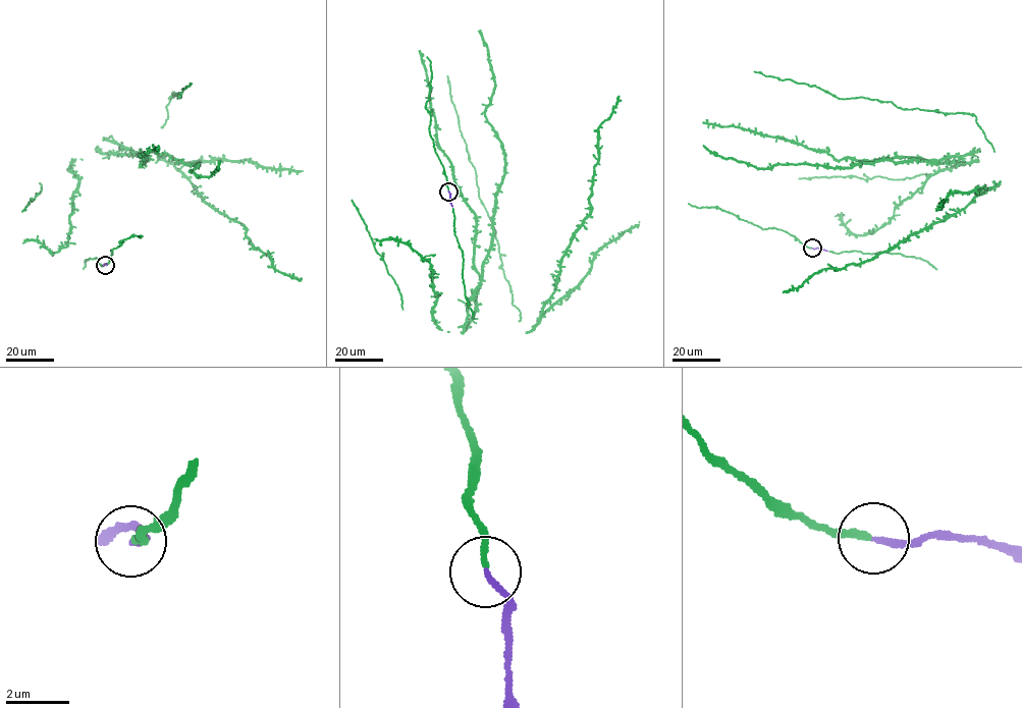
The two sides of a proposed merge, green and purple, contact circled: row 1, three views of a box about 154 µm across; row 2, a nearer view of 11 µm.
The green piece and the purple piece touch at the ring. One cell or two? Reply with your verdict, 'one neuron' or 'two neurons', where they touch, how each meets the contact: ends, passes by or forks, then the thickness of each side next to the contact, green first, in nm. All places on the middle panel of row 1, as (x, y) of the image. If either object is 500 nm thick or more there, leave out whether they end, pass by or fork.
one neuron; place (448, 192); green ends; purple ends; calibres 200 and 180 nm

